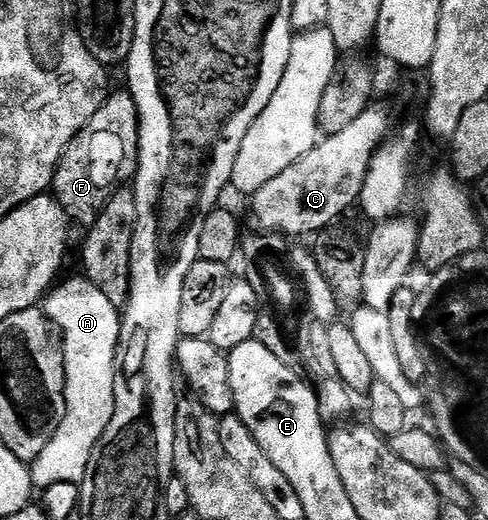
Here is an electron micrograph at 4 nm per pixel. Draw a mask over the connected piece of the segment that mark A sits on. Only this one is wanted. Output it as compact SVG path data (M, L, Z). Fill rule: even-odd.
M84 276L63 282L54 285L43 299L45 315L59 331L63 343L65 411L55 436L51 436L51 444L31 464L33 485L41 492L51 485L79 484L85 479L87 464L103 432L107 432L111 416L115 416L117 403L117 341L121 335L122 311Z

